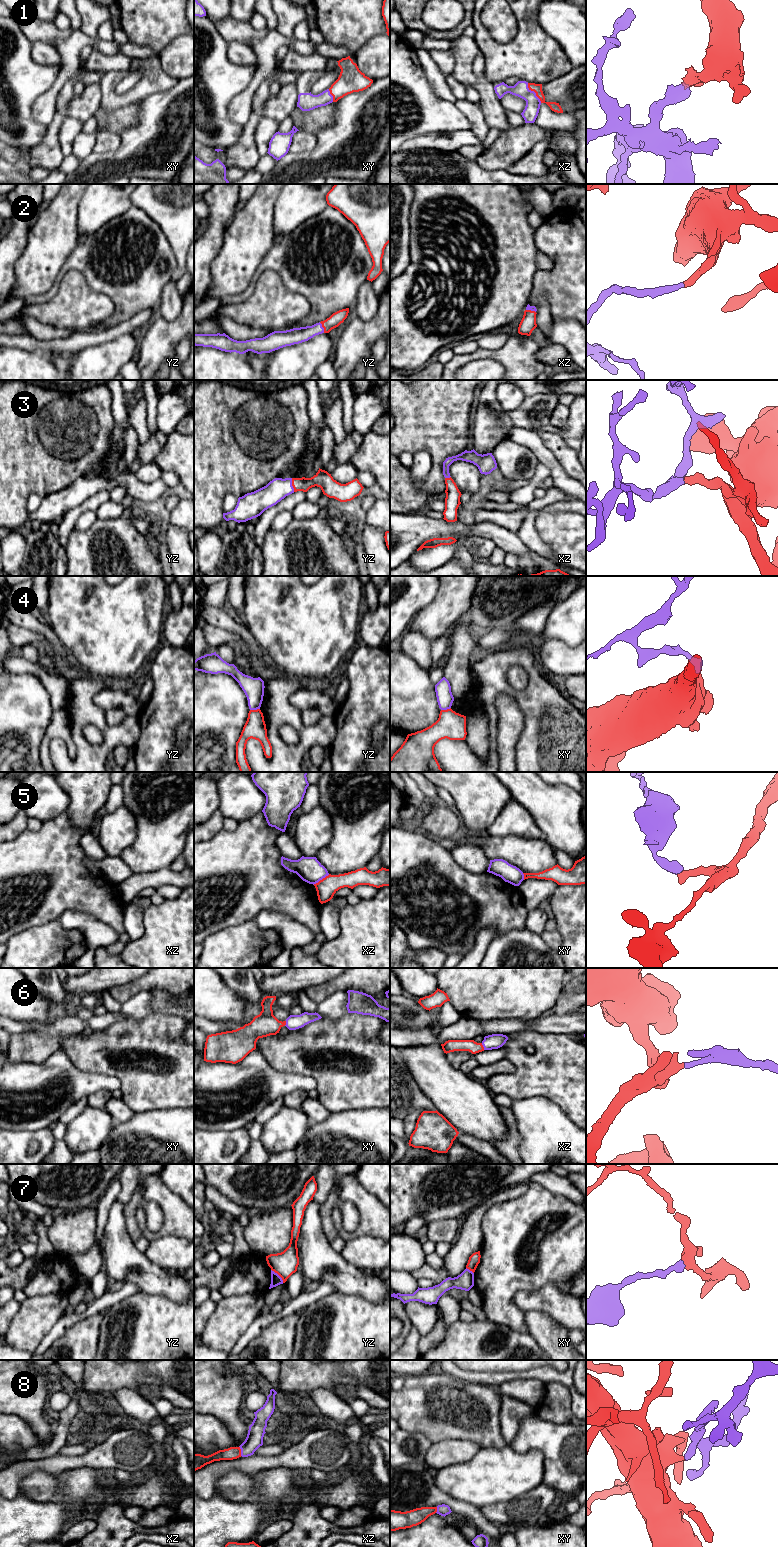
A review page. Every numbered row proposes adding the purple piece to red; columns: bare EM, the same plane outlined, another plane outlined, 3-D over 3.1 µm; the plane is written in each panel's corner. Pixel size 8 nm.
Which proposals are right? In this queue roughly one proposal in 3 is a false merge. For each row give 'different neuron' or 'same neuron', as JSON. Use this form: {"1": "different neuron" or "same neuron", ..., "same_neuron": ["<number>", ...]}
{"1": "same neuron", "2": "same neuron", "3": "same neuron", "4": "different neuron", "5": "different neuron", "6": "same neuron", "7": "different neuron", "8": "same neuron", "same_neuron": ["1", "2", "3", "6", "8"]}

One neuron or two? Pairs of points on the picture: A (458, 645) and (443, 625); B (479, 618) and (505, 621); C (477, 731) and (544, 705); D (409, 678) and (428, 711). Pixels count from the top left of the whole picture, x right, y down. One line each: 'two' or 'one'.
A: two
B: one
C: two
D: one

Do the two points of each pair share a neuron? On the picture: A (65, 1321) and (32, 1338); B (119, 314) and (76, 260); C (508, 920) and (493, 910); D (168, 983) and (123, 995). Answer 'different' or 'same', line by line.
A: different
B: same
C: same
D: same

